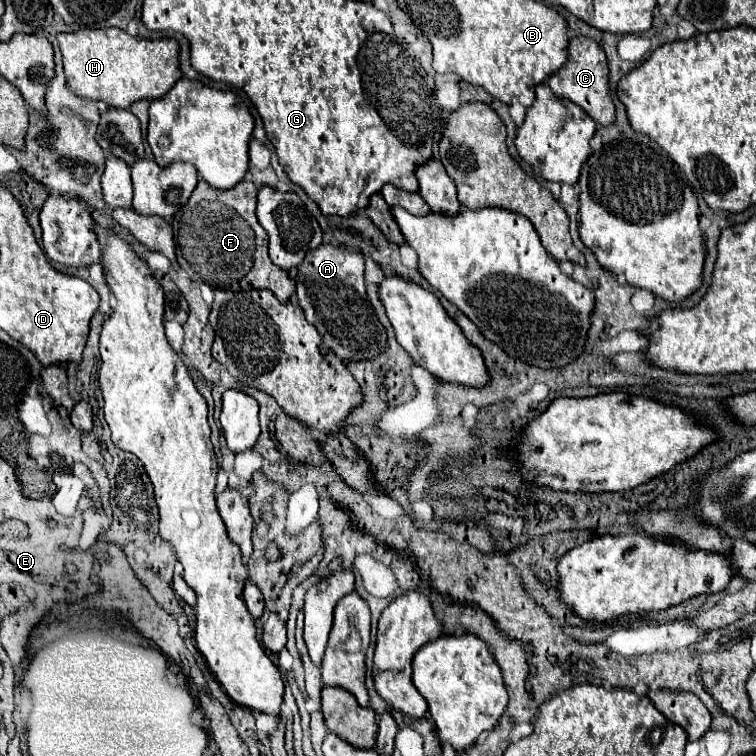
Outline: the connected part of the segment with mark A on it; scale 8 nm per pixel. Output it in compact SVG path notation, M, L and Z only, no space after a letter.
M320 245L296 269L296 297L308 323L322 335L324 355L334 353L342 363L372 361L388 349L386 329L378 321L364 287L364 255L340 245Z

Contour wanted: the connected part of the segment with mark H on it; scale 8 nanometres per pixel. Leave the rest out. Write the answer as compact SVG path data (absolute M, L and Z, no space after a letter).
M82 29L60 33L58 43L64 55L64 71L68 87L84 99L104 101L112 107L128 109L140 99L160 99L182 77L176 39L136 39L124 29Z

